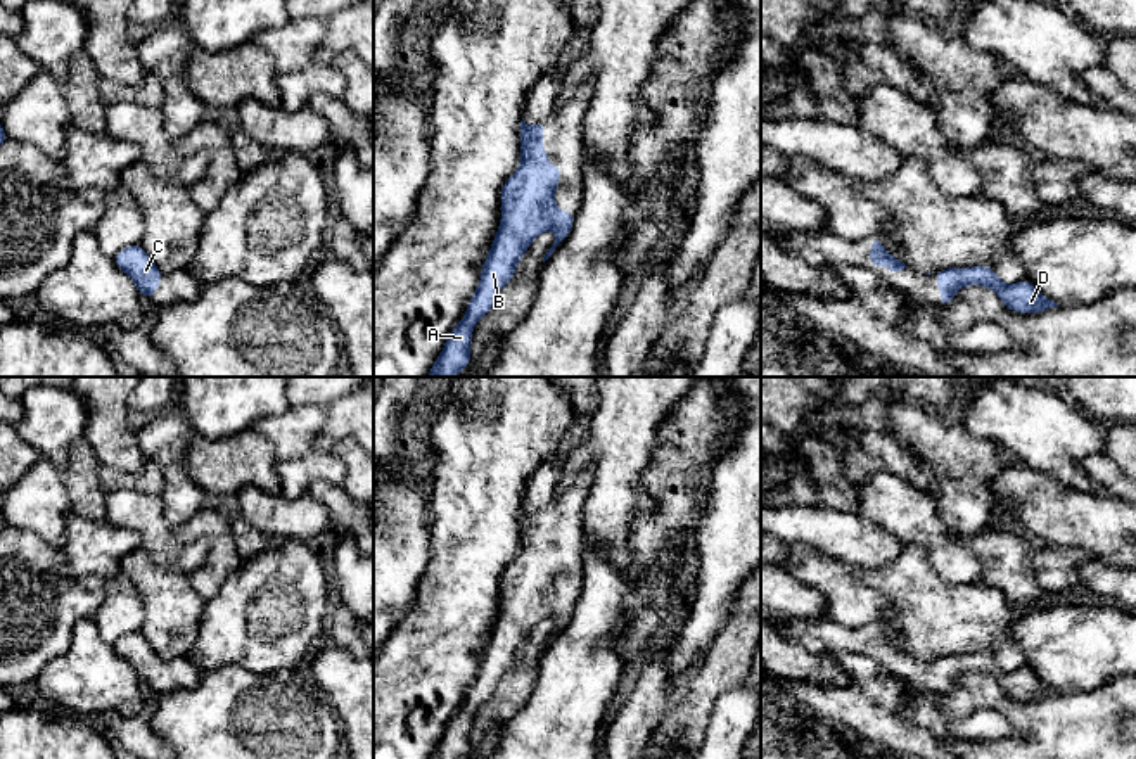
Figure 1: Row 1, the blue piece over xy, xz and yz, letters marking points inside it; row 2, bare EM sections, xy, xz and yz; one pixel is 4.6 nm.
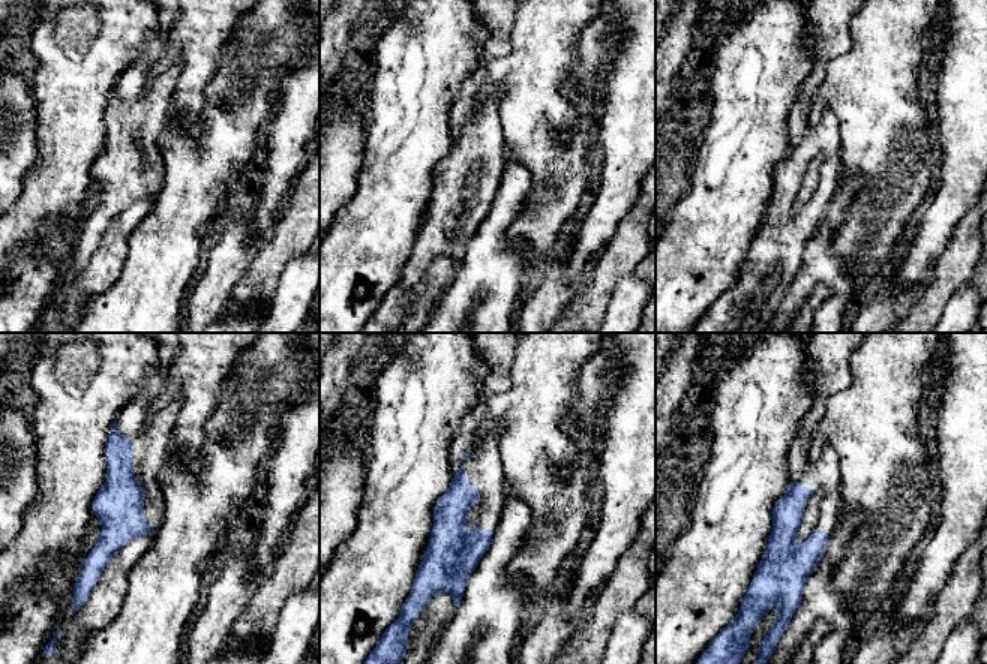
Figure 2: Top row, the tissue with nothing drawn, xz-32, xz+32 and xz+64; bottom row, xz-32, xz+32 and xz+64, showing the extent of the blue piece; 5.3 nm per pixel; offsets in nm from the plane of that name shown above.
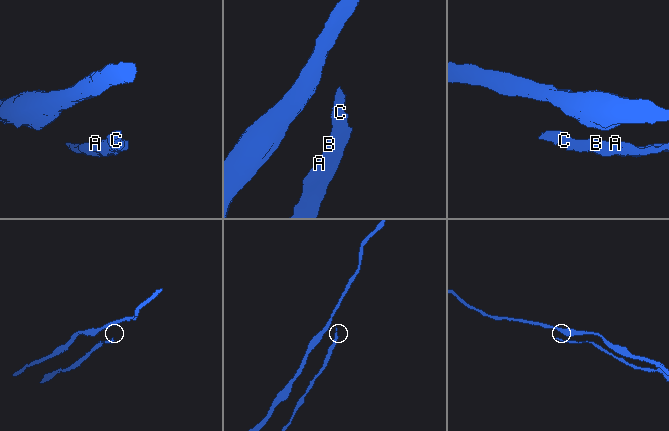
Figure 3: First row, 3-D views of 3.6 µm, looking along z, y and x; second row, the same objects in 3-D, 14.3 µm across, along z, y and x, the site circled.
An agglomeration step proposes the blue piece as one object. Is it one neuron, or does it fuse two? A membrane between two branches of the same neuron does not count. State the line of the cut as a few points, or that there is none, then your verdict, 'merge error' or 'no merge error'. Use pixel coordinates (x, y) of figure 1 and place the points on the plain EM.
no cut; no merge error

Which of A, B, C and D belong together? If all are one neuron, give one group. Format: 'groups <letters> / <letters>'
groups A B C D

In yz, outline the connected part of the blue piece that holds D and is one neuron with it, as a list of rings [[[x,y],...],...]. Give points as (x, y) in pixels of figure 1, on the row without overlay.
[[[989,654],[944,655],[934,659],[934,662],[941,674],[939,693],[949,692],[956,685],[956,678],[970,671],[992,676],[1001,690],[1017,700],[1039,700],[1058,693],[1058,690],[1044,685],[1029,667],[1008,673]]]

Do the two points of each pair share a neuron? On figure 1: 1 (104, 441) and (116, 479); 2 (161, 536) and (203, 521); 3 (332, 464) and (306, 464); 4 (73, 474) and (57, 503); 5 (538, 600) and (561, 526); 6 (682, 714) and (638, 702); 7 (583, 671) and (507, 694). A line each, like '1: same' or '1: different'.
1: different
2: different
3: same
4: different
5: same
6: different
7: different

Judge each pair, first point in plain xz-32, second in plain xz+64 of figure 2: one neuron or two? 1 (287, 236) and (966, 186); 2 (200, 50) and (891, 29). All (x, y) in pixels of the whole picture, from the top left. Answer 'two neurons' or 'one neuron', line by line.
1: two neurons
2: one neuron

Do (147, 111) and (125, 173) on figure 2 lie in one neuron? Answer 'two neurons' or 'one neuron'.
one neuron

